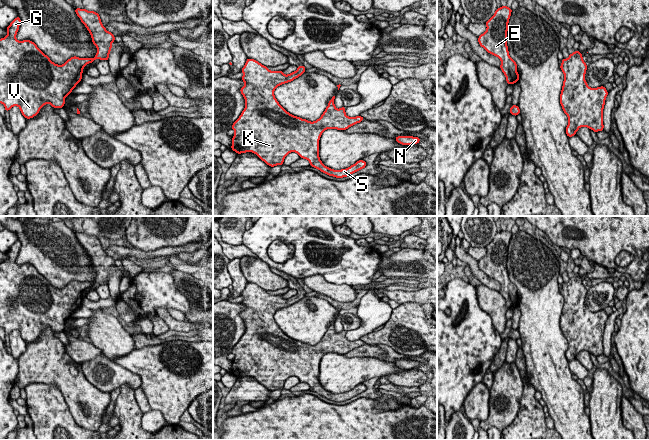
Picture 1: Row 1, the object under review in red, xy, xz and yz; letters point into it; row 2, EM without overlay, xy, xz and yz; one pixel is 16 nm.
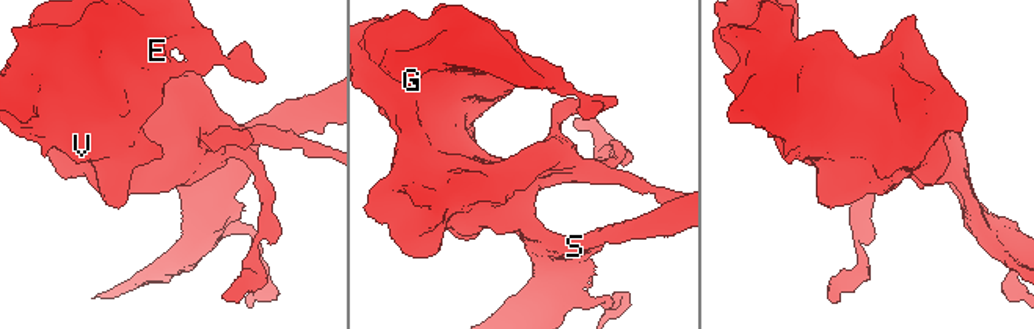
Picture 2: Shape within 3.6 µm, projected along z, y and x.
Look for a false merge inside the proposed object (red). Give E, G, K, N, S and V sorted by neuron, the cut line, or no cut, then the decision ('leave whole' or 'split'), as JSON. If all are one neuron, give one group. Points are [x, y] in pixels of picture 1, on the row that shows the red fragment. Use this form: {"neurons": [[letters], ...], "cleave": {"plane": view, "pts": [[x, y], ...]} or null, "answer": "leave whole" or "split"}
{"neurons": [["E", "G", "K", "N", "S", "V"]], "cleave": null, "answer": "leave whole"}

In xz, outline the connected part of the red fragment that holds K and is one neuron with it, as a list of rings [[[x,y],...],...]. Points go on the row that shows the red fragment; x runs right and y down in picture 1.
[[[248,58],[241,72],[244,74],[241,79],[245,83],[245,86],[240,89],[241,94],[245,99],[245,108],[242,111],[239,118],[233,123],[231,129],[235,131],[234,136],[232,137],[232,146],[231,149],[235,151],[237,154],[252,152],[256,154],[262,161],[264,161],[270,167],[274,167],[277,165],[283,165],[285,157],[291,153],[298,153],[300,158],[306,159],[310,162],[310,166],[314,167],[321,172],[333,176],[336,178],[347,177],[363,168],[366,167],[366,162],[364,160],[359,160],[355,164],[351,165],[346,169],[334,170],[327,166],[325,166],[319,157],[319,140],[322,133],[326,129],[337,129],[337,130],[347,130],[349,127],[360,123],[364,120],[362,116],[356,117],[348,117],[345,113],[346,108],[343,106],[340,109],[337,109],[334,104],[335,96],[331,98],[326,107],[325,111],[321,115],[319,119],[314,122],[308,121],[306,119],[302,119],[300,117],[294,116],[287,112],[277,101],[274,95],[274,90],[282,84],[293,81],[294,79],[301,76],[305,73],[306,68],[301,65],[297,68],[296,71],[285,75],[283,71],[270,71],[266,66],[262,65],[255,59]]]

